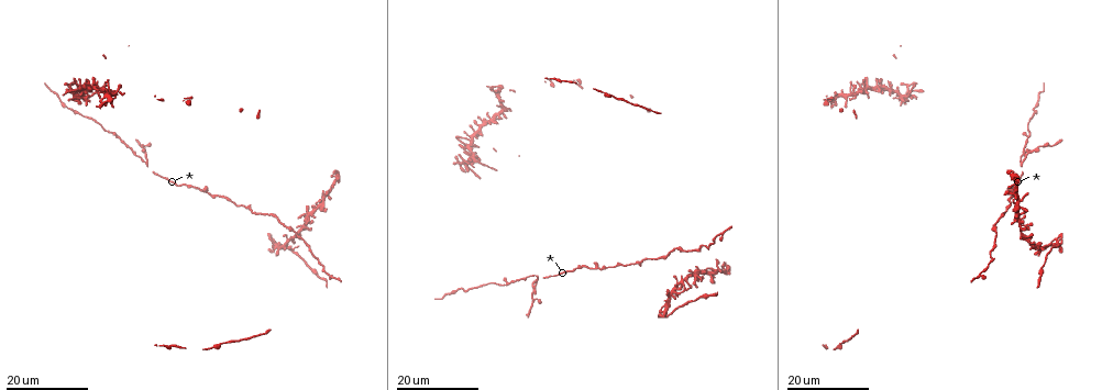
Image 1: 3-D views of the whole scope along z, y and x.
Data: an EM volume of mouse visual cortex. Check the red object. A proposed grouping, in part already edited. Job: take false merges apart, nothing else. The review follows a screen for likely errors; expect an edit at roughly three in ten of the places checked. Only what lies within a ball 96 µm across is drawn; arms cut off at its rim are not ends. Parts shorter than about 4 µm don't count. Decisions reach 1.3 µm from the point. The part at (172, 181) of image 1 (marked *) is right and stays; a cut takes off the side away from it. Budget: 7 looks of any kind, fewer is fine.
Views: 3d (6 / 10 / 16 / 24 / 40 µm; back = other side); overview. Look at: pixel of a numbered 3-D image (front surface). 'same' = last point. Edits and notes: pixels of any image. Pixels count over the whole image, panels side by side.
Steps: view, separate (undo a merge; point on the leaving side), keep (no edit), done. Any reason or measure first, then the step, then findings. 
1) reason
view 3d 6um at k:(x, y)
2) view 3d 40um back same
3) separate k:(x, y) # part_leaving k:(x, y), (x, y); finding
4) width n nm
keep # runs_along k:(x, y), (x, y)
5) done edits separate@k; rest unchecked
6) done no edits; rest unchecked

calibre changes
view 3d 24um at 1:(148, 161)

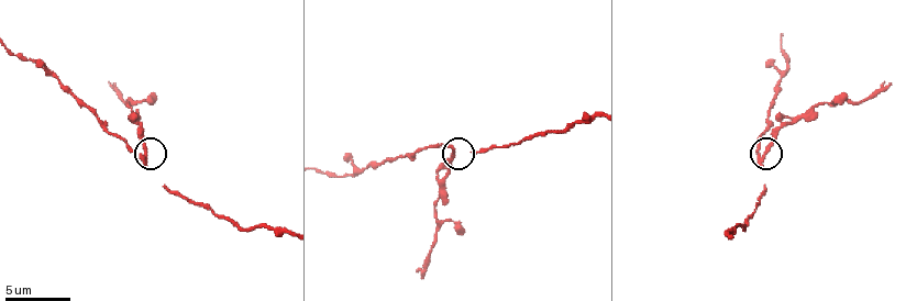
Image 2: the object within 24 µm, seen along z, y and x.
view 3d 6um at 2:(452, 155)

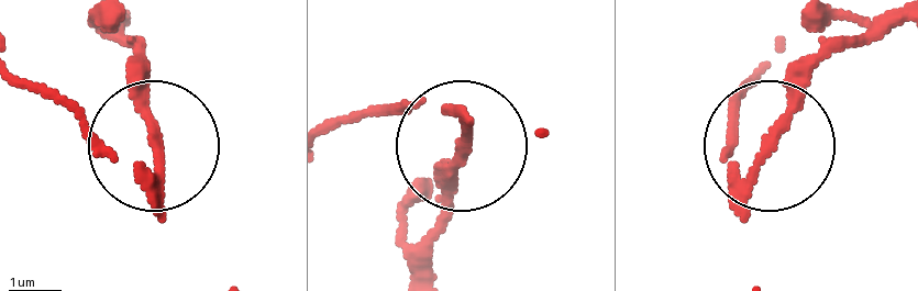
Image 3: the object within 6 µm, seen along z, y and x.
separate 3:(148, 130) # part_leaving 3:(466, 123), (427, 280); two neurons meet here

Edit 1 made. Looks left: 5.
view 3d 24um at 1:(1030, 121)

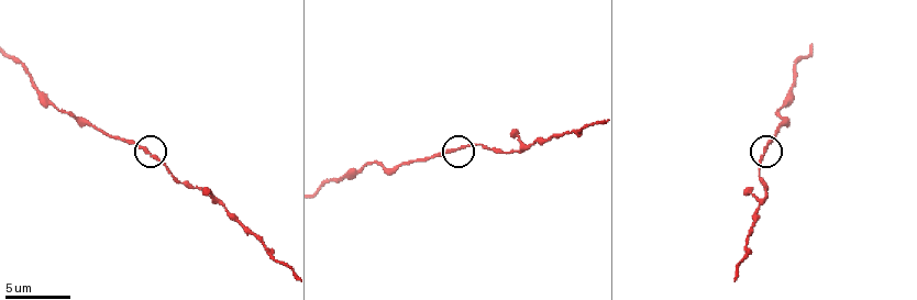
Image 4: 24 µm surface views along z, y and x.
view 3d 6um at 4:(451, 151)

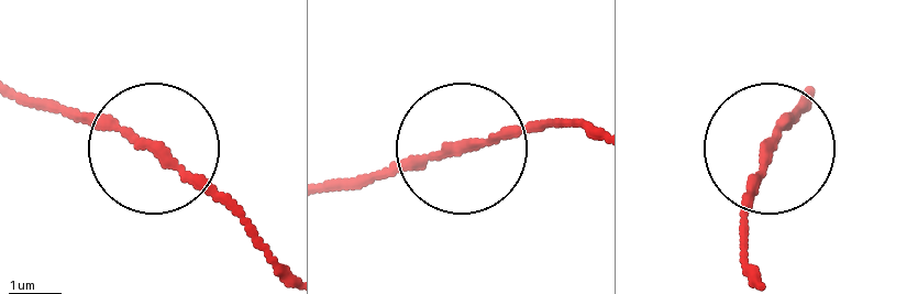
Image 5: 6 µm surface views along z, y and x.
width 180 nm
keep # all the same neuron

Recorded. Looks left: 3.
looks like a crossing
view 3d 16um at 1:(902, 96)

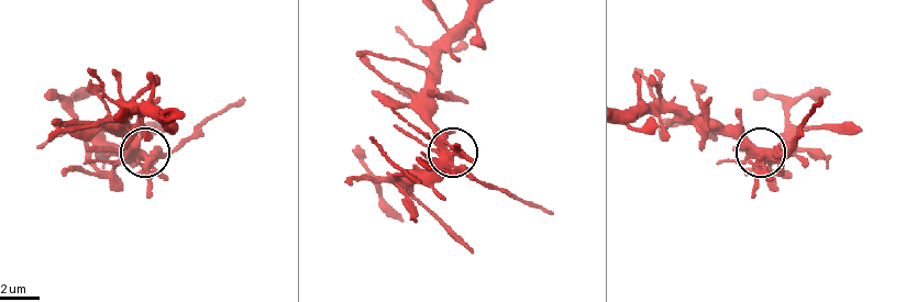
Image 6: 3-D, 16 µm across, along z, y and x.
view 3d 10um at 6:(451, 159)

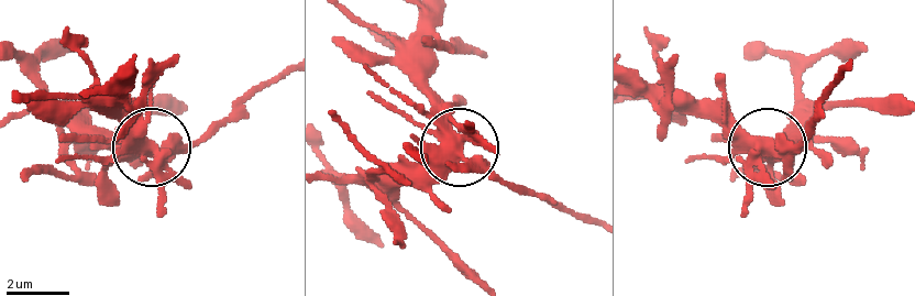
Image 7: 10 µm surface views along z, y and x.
separate 7:(194, 141) # part_leaving 7:(781, 151), (807, 132), (841, 75); a second neuron is stuck on

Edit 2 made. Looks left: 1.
done edits separate@3, separate@7; rest unchecked

